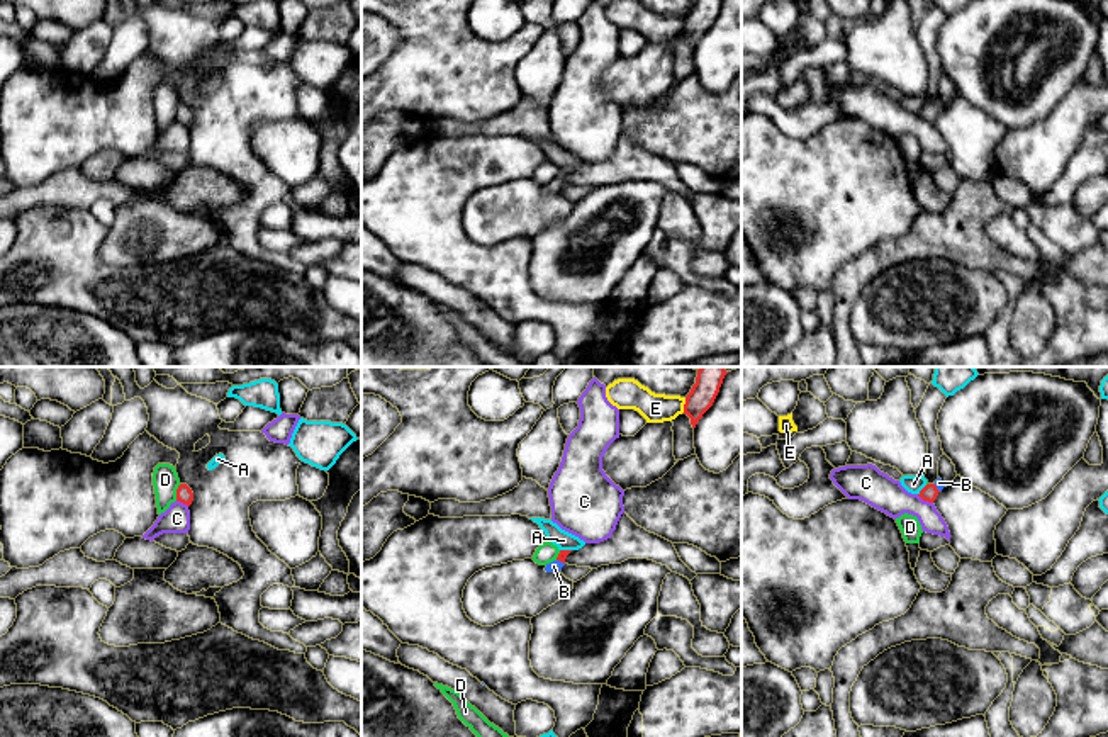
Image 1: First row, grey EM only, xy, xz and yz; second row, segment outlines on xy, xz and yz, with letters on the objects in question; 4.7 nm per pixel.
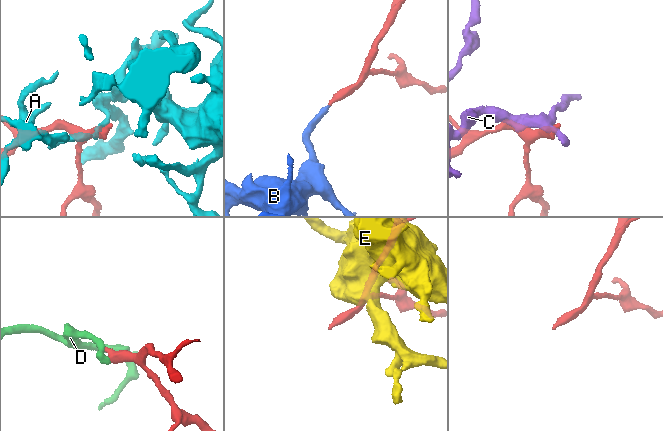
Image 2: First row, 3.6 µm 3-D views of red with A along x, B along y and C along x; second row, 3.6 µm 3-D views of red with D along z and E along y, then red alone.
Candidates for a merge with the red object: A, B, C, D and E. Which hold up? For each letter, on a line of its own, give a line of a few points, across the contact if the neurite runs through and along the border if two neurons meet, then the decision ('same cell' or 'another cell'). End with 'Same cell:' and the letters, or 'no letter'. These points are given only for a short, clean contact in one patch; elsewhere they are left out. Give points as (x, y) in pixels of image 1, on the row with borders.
A: yz (927, 484), (918, 495) | another cell
B: xz (562, 556), (560, 561), (554, 566) | same cell
C: yz (917, 495), (932, 503) | another cell
D: xy (180, 484), (175, 500) | another cell
E: xz (686, 398), (682, 411) | another cell
Same cell: B

